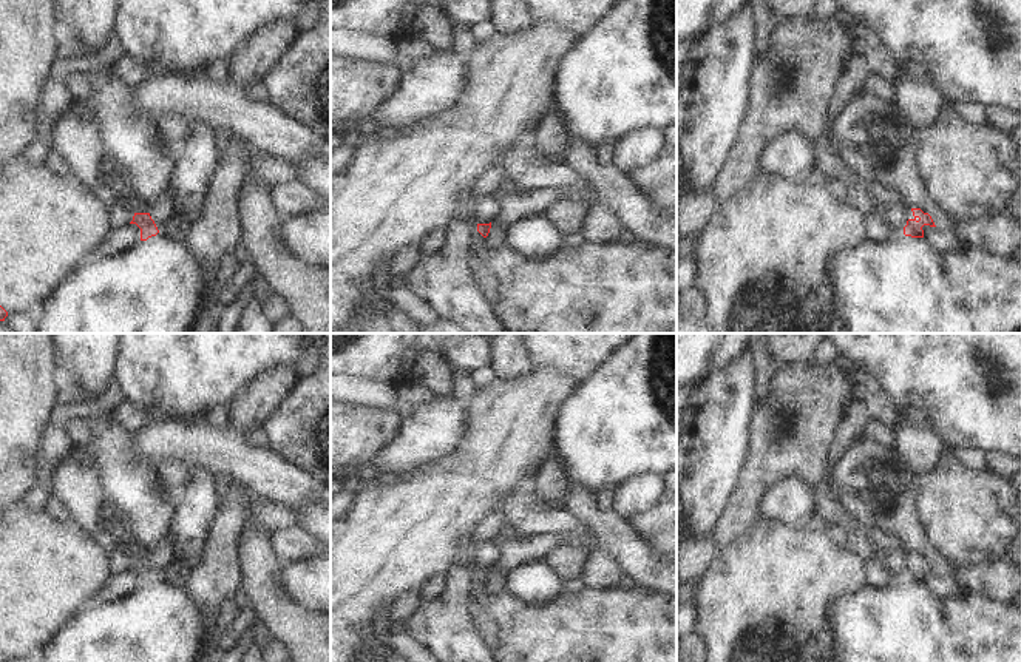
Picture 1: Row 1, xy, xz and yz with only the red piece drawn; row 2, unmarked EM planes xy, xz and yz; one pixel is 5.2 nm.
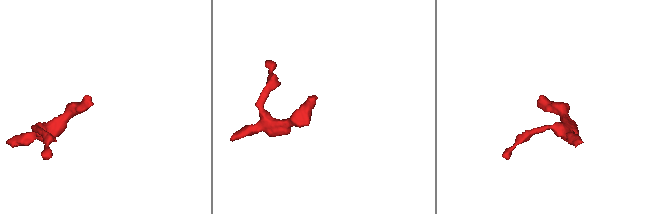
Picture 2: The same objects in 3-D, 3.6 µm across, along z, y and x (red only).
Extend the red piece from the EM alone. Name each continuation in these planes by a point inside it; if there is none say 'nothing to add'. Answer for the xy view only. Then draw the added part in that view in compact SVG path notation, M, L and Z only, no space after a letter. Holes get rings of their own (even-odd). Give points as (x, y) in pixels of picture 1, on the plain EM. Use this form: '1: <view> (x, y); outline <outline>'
1: xy (167, 550); outline M170 535L151 552L150 562L158 569L165 568L175 557L178 557L178 546Z

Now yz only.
1: yz (885, 542); outline M868 529L874 545L882 551L893 551L894 548L902 548L907 552L907 563L914 565L911 552L908 552L893 535L880 529Z

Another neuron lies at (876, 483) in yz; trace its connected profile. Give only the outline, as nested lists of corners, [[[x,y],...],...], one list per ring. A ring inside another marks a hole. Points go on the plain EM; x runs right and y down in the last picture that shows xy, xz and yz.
[[[856,437],[833,468],[842,506],[867,529],[893,535],[908,552],[928,559],[939,576],[955,576],[958,565],[947,562],[930,543],[921,522],[914,477],[899,448]]]

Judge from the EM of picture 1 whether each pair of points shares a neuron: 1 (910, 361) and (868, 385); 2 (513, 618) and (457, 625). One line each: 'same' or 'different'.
1: different
2: different

